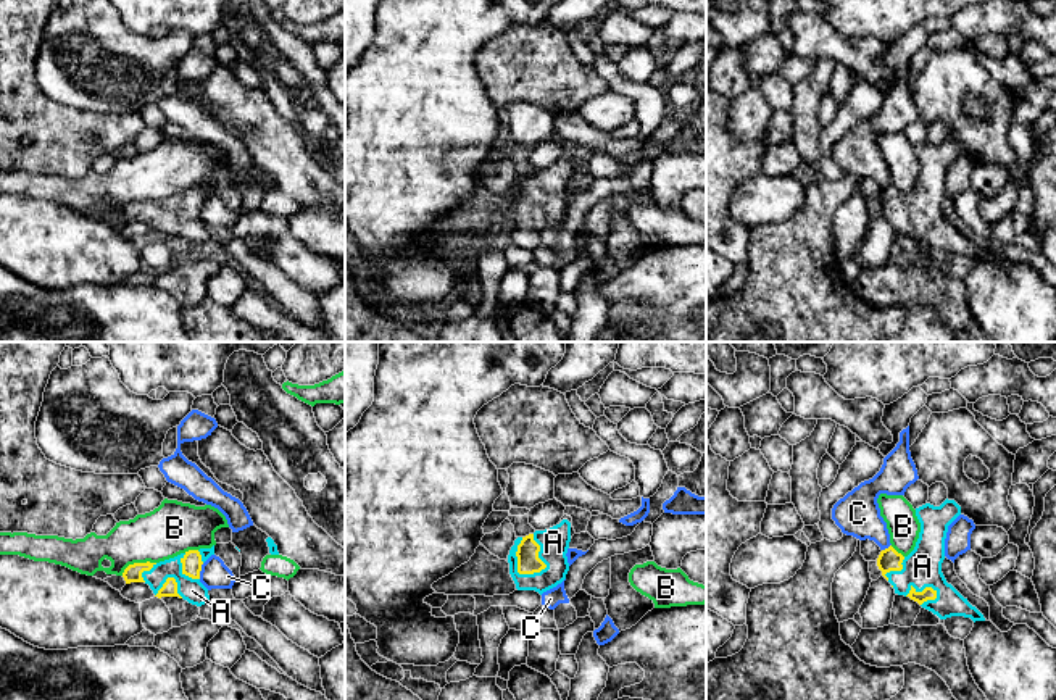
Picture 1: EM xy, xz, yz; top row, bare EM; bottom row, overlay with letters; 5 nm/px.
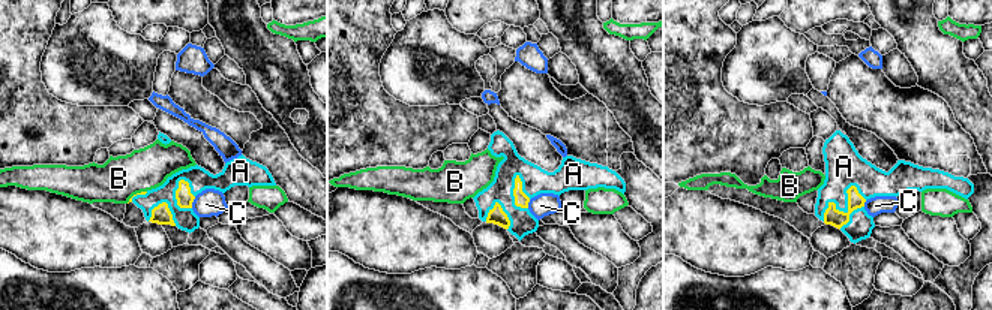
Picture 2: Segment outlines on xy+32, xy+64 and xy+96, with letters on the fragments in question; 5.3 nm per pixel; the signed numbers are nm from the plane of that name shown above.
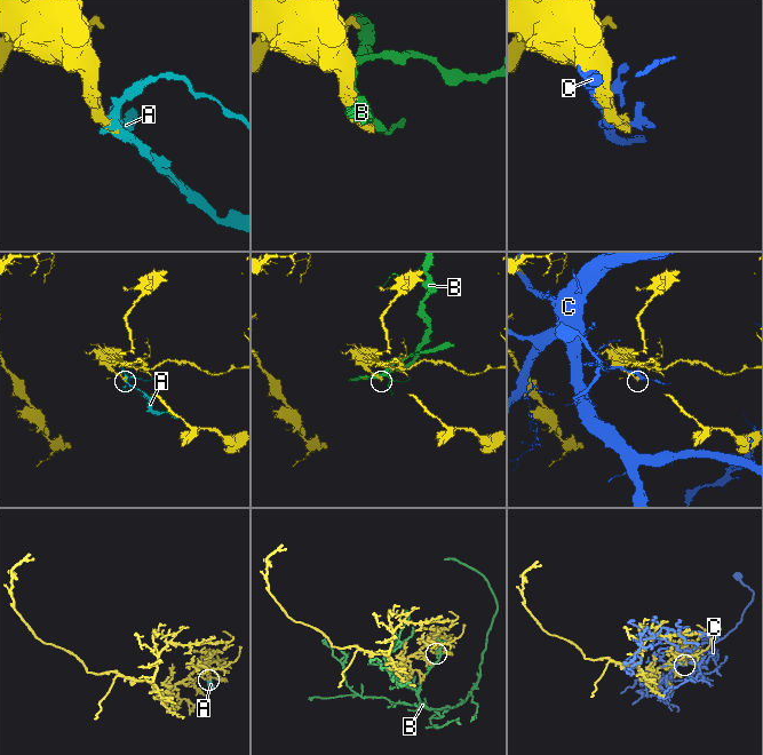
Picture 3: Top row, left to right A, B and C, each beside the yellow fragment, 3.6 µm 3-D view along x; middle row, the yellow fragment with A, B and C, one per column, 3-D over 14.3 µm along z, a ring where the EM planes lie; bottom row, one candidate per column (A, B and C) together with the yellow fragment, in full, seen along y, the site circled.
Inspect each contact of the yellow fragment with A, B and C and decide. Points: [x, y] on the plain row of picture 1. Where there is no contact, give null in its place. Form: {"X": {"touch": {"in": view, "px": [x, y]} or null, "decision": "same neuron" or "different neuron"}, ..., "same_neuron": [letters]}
{"A": {"touch": {"in": "xz", "px": [544, 202]}, "decision": "same neuron"}, "B": {"touch": {"in": "xy", "px": [137, 202]}, "decision": "different neuron"}, "C": {"touch": {"in": "xy", "px": [200, 208]}, "decision": "different neuron"}, "same_neuron": ["A"]}

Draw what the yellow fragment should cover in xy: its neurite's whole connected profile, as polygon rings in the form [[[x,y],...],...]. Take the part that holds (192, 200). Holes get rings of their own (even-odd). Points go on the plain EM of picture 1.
[[[211,187],[189,189],[160,202],[129,203],[123,216],[126,223],[145,221],[155,235],[179,235],[202,245],[210,240],[208,227],[200,221],[202,203],[214,194]]]

